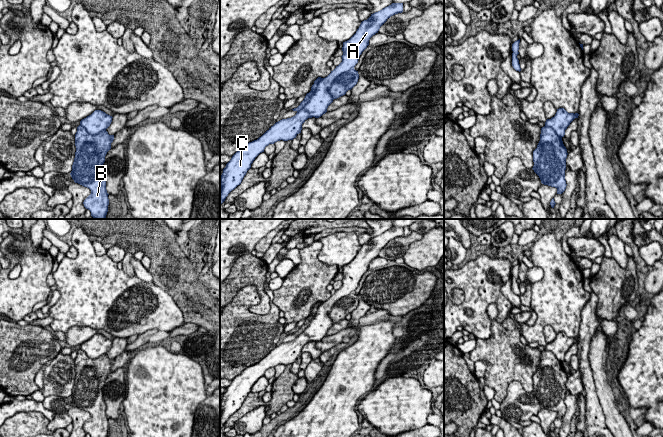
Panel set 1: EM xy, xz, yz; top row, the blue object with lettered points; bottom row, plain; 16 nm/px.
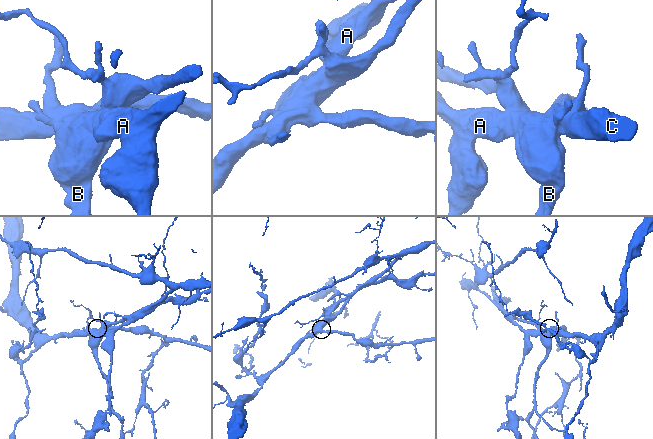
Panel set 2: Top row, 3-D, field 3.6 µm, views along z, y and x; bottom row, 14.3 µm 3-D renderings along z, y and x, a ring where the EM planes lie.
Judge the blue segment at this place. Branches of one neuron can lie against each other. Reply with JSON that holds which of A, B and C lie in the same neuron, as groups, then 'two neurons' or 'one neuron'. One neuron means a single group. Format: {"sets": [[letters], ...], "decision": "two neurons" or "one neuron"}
{"sets": [["A", "C"], ["B"]], "decision": "two neurons"}

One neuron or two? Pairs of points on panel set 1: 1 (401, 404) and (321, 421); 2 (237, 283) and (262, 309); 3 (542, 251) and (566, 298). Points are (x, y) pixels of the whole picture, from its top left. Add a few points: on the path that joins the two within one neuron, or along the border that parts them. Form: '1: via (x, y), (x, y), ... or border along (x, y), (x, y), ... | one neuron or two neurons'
1: border along (360, 400), (356, 407) | two neurons
2: via (248, 281), (254, 281), (260, 287), (263, 298) | one neuron
3: via (554, 263), (562, 273), (563, 286) | one neuron

